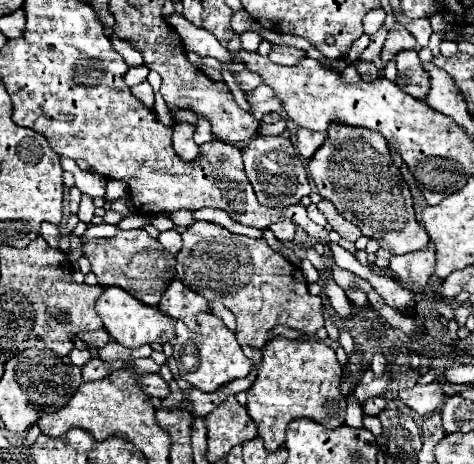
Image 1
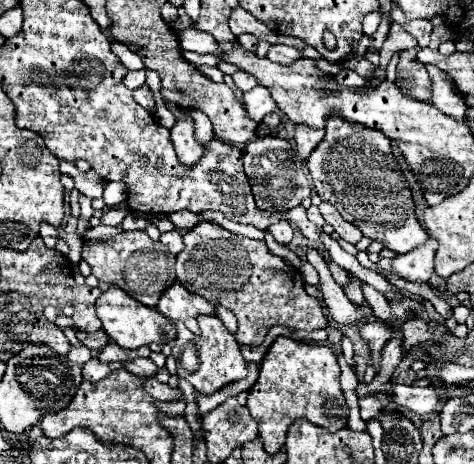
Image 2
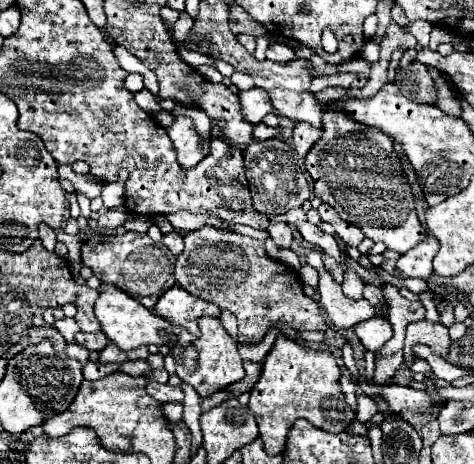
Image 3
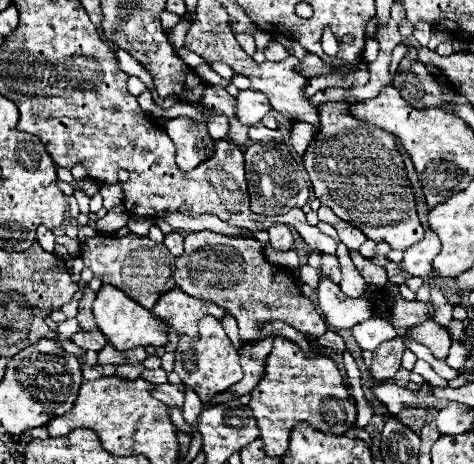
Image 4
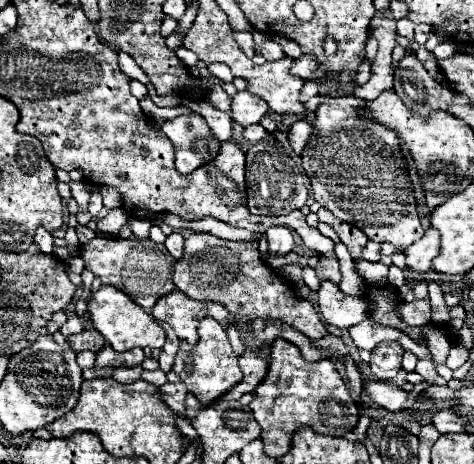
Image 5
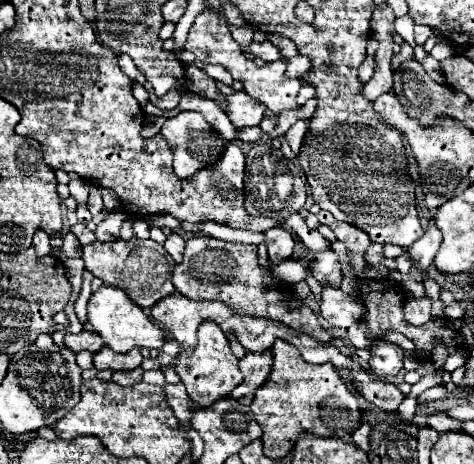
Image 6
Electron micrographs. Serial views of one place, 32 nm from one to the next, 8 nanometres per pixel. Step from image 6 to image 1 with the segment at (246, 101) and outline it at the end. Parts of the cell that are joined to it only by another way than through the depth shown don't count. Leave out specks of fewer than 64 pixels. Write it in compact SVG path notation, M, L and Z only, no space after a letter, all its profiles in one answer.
M260 84L260 86L254 88L252 92L246 92L246 100L250 102L250 112L252 112L252 116L256 116L258 122L260 122L262 116L268 114L268 112L278 112L278 114L282 114L280 102L274 98L272 88L268 88L266 84Z

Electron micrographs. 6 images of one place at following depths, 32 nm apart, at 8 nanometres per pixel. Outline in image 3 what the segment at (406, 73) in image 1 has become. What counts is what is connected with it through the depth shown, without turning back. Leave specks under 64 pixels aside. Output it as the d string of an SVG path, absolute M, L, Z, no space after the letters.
M408 48L400 60L398 76L394 78L400 92L418 104L436 104L438 92L426 66L416 60L416 50Z

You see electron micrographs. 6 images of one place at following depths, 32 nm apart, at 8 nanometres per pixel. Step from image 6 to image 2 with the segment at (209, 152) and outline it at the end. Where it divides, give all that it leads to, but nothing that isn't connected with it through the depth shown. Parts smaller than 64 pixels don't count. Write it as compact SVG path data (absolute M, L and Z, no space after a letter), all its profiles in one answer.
M192 118L176 120L176 124L170 128L170 138L176 148L178 160L186 166L196 164L196 160L200 160L200 156L204 154L204 146L200 142L196 142L196 138L194 138Z

